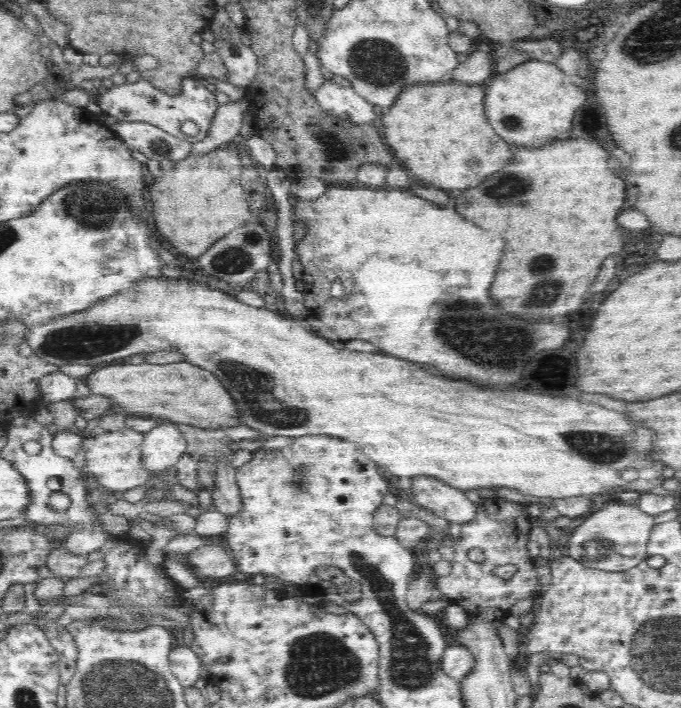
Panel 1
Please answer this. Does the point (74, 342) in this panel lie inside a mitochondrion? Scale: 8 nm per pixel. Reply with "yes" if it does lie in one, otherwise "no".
yes

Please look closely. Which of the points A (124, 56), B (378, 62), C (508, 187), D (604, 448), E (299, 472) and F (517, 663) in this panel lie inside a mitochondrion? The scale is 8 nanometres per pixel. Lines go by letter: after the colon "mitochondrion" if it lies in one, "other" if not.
A: other
B: mitochondrion
C: mitochondrion
D: mitochondrion
E: mitochondrion
F: other

